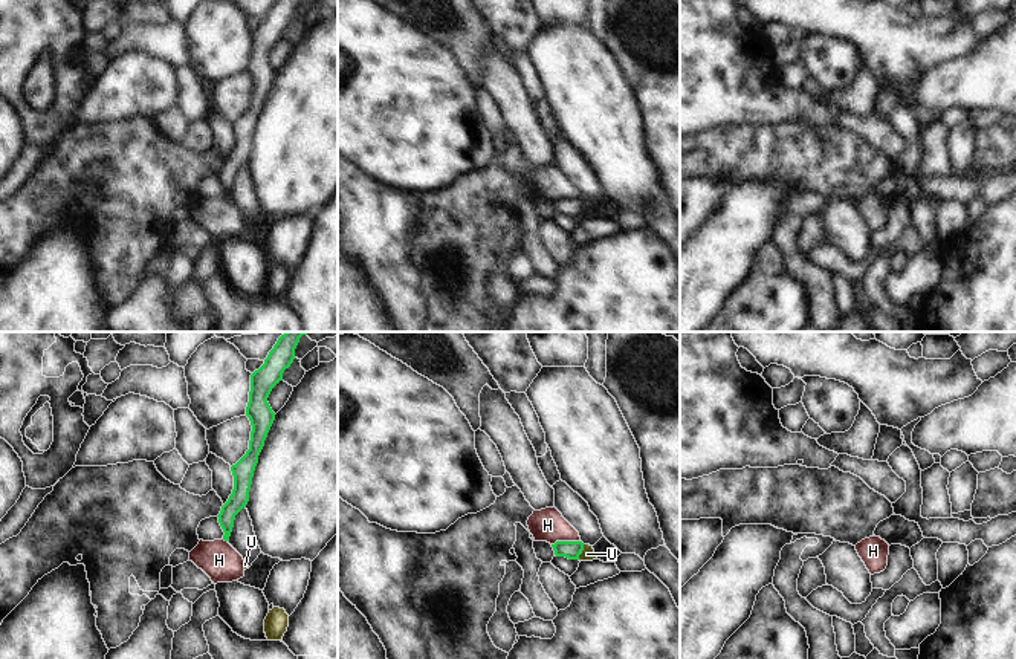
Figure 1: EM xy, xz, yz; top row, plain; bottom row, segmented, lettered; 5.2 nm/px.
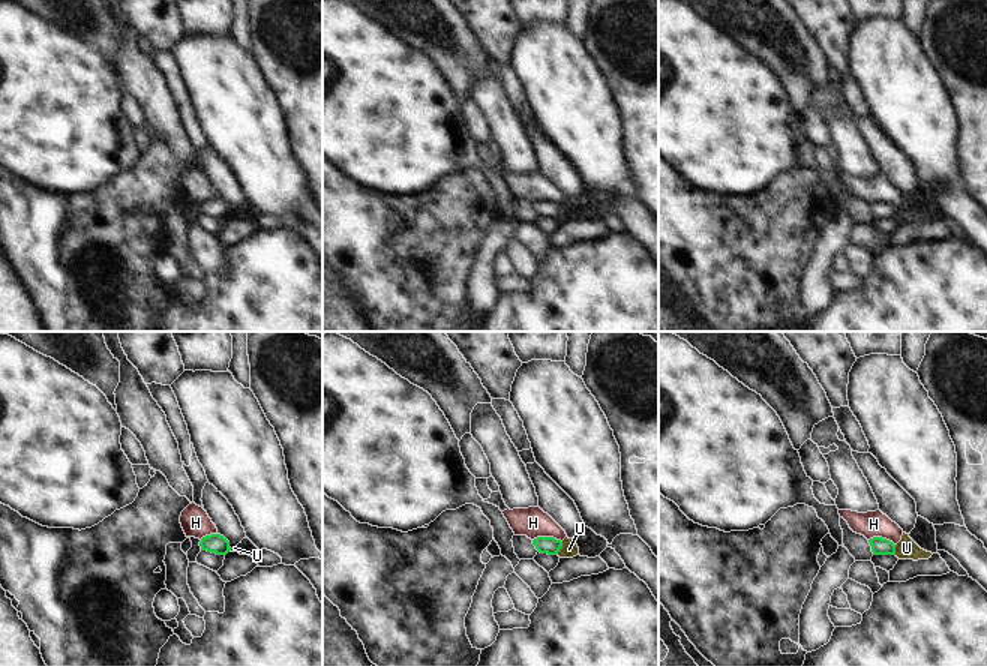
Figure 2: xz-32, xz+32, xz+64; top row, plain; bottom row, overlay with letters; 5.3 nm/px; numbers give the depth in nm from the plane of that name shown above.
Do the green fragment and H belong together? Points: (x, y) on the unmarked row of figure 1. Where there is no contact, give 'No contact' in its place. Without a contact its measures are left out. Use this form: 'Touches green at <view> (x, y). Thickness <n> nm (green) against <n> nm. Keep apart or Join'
Touches green at xz (566, 199). Thickness 100 nm (green) against 180 nm. Keep apart

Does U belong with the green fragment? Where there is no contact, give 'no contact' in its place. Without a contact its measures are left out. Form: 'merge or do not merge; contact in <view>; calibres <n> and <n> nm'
do not merge; contact in xz; calibres 100 and 70 nm

